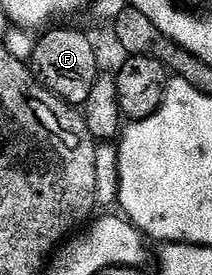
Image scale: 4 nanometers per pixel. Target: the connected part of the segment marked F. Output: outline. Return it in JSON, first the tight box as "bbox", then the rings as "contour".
{"bbox":[28,28,100,106],"contour":[[[53,28],[42,34],[47,36],[37,37],[34,52],[28,61],[30,69],[52,95],[68,105],[85,106],[88,94],[92,94],[92,86],[96,86],[100,75],[98,52],[84,33],[77,32],[74,28]]]}

